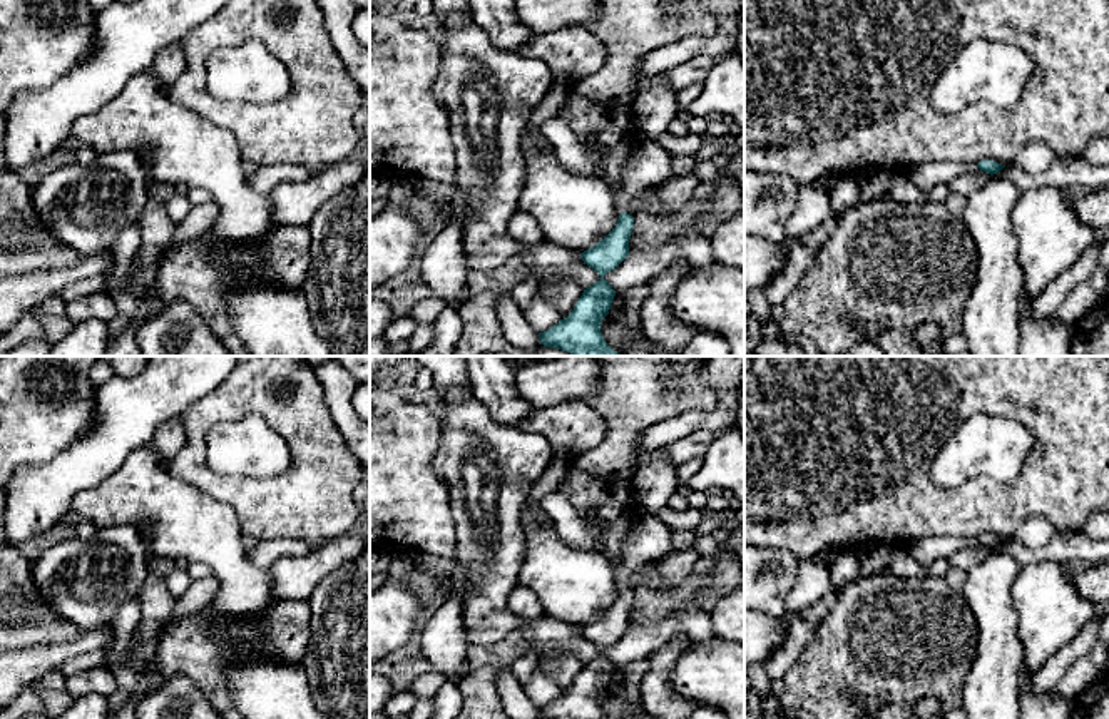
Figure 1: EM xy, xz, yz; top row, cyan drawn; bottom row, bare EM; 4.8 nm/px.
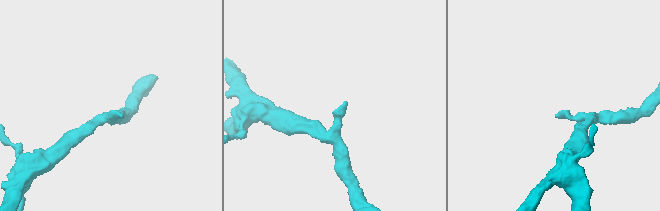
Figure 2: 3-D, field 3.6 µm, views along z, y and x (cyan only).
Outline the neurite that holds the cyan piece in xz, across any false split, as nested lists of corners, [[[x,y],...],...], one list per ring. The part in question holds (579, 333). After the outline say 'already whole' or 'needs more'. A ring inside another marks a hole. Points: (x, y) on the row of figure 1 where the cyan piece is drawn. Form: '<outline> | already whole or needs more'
[[[641,140],[622,171],[624,184],[616,196],[621,211],[616,227],[594,247],[584,251],[582,261],[600,279],[584,289],[570,314],[550,329],[539,333],[540,344],[557,348],[572,356],[622,356],[602,336],[600,323],[609,314],[616,291],[604,276],[616,269],[629,254],[629,239],[634,217],[627,212],[631,197],[646,187],[662,184],[674,177],[672,156],[659,144]]] | needs more

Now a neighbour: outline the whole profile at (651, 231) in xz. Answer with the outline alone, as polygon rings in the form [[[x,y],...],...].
[[[656,186],[646,187],[631,197],[627,214],[634,217],[634,227],[629,247],[636,251],[652,251],[672,241],[681,231],[696,231],[708,236],[713,232],[714,224],[709,222],[706,199],[691,196],[679,211],[657,216],[646,209],[654,192]]]

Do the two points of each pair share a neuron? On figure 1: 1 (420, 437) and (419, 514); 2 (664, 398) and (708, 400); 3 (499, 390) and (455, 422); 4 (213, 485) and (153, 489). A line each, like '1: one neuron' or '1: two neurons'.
1: one neuron
2: one neuron
3: two neurons
4: two neurons

